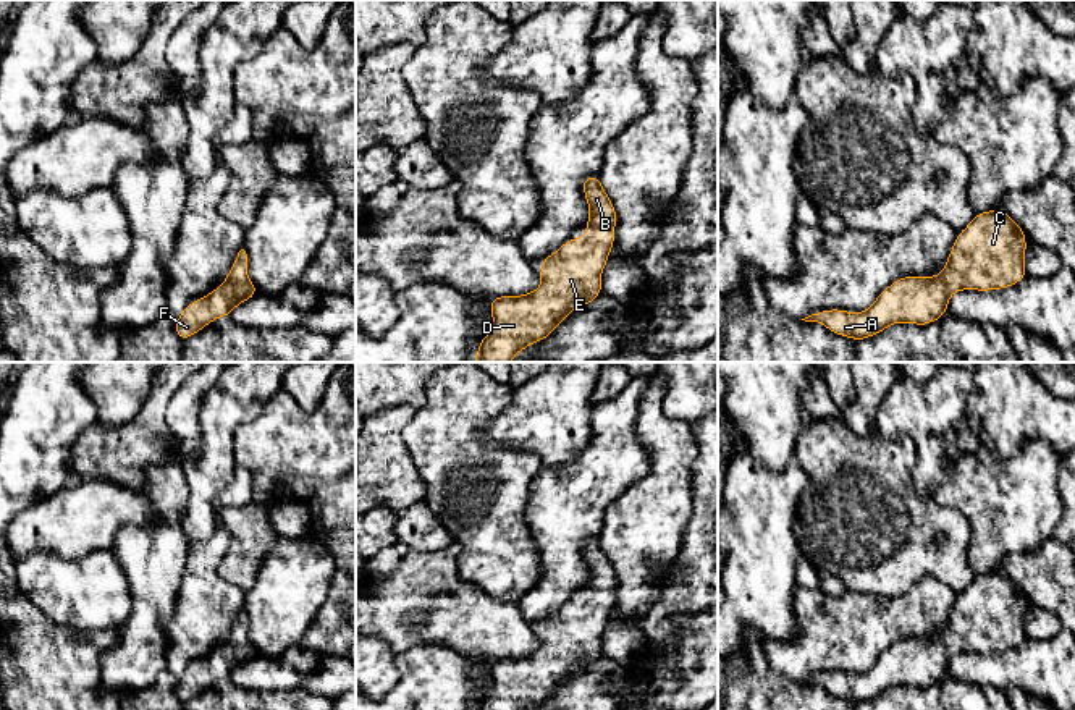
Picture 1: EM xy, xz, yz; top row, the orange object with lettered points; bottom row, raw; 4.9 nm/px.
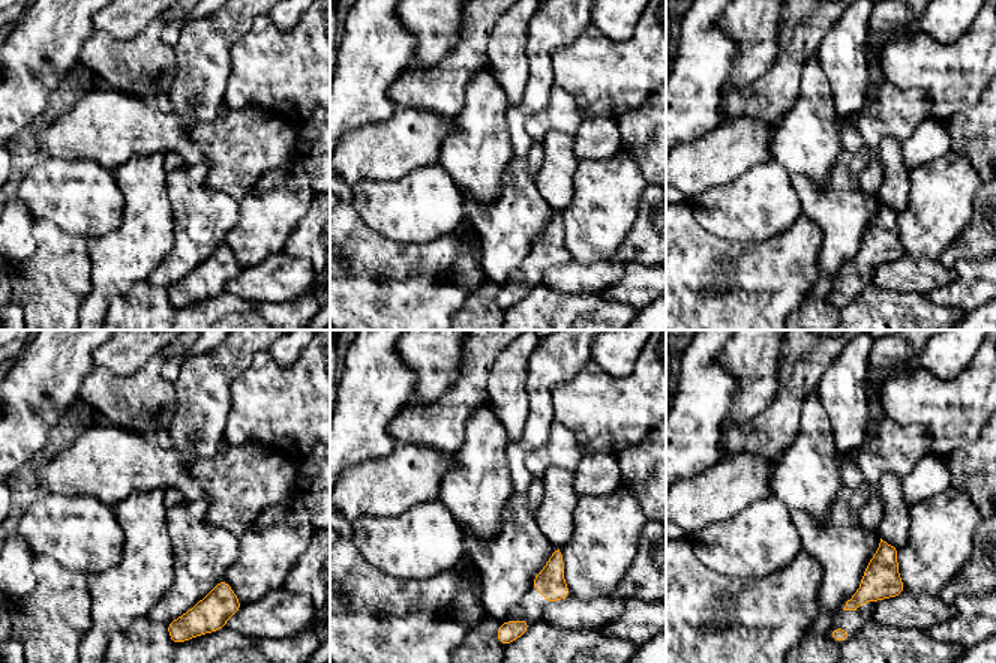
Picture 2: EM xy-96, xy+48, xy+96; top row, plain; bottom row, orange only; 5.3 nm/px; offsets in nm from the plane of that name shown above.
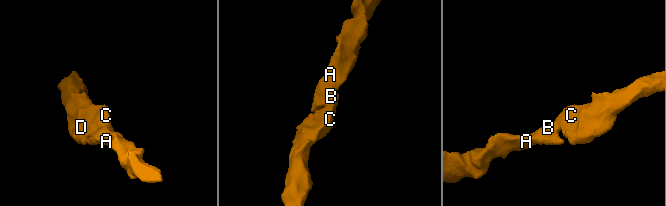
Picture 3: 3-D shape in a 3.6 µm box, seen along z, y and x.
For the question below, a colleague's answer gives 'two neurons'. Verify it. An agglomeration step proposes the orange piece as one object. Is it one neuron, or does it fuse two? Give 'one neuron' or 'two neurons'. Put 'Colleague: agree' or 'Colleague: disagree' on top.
Colleague: disagree
one neuron

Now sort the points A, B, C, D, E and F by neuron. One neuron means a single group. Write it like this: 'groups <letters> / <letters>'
groups A B C D E F

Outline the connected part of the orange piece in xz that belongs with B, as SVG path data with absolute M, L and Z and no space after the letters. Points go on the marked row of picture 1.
M600 175L587 176L582 191L588 204L584 236L569 238L543 259L538 289L490 299L493 325L480 341L474 362L511 362L519 351L548 338L572 311L600 296L618 215Z

